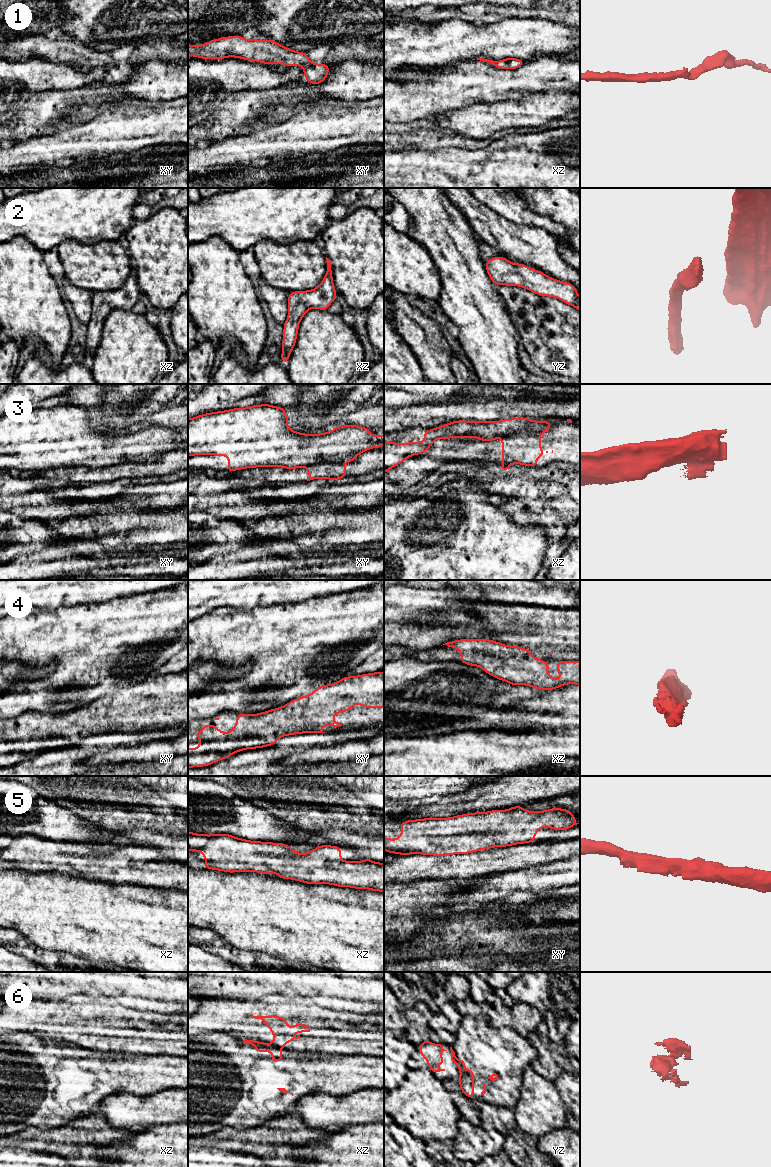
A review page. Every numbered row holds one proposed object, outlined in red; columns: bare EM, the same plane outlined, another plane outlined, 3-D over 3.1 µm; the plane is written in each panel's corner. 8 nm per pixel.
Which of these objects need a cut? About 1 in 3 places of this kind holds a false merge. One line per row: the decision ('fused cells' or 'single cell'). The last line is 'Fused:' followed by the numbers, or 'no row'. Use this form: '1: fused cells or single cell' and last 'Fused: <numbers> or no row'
1: single cell
2: single cell
3: fused cells
4: single cell
5: single cell
6: fused cells
Fused: 3, 6

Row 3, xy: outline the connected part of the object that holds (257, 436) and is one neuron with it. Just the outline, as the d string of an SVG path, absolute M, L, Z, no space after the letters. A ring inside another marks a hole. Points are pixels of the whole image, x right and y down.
M269 404L228 409L189 418L188 457L207 454L227 456L229 472L255 467L294 469L325 460L352 461L360 453L384 445L384 436L371 435L370 429L366 427L344 425L330 432L308 435L290 429L287 425L289 420L284 408Z

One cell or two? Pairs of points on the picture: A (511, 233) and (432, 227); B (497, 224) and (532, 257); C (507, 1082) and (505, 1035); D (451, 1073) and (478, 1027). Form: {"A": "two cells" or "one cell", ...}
{"A": "two cells", "B": "one cell", "C": "one cell", "D": "two cells"}

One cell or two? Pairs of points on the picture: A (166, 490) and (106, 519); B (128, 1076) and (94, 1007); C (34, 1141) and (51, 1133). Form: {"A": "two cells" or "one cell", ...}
{"A": "two cells", "B": "two cells", "C": "one cell"}

